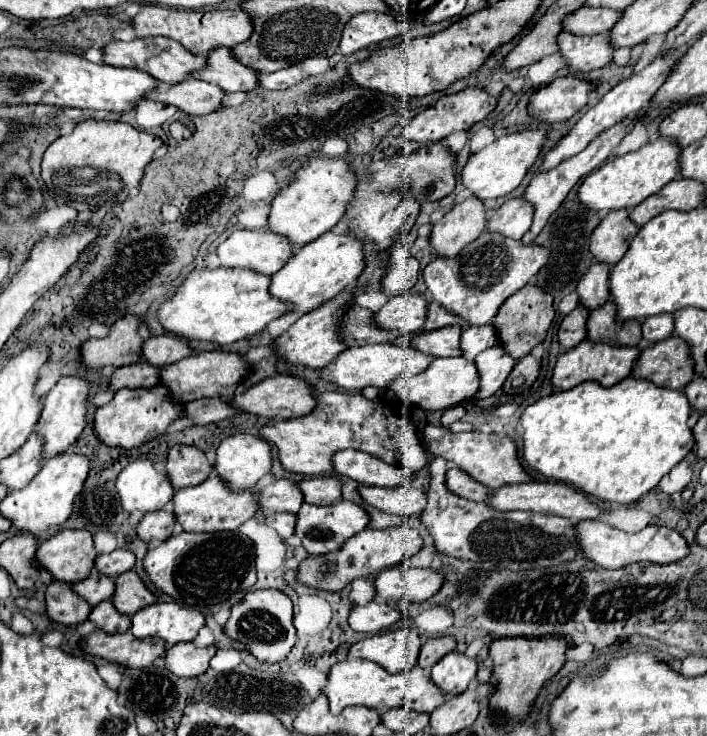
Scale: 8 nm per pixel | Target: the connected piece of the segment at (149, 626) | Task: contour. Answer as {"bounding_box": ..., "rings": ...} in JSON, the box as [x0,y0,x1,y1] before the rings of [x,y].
{"bounding_box":[131,602,205,644],"rings":[[[157,602],[141,608],[131,618],[131,632],[135,638],[157,636],[167,644],[191,642],[201,626],[205,616],[198,608],[183,608],[175,602]]]}

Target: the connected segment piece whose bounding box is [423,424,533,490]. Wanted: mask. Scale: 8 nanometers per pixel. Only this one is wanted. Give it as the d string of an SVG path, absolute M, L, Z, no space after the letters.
M427 424L423 430L423 444L435 456L441 456L447 462L453 462L457 468L461 468L471 478L475 478L477 482L485 484L491 490L497 490L499 486L507 486L507 484L519 484L519 482L533 480L525 472L525 468L521 466L519 456L517 456L517 444L509 436L485 434L485 432L455 434L455 432L449 432L445 428L437 428L437 426Z

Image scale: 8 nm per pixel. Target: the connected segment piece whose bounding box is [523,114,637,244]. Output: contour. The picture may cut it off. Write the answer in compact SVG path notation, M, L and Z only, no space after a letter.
M633 114L631 118L625 118L623 122L619 122L619 126L611 126L611 130L605 130L605 134L599 134L599 138L595 138L595 142L591 142L591 146L587 146L583 152L579 152L579 154L567 158L567 162L561 162L559 166L555 166L555 168L551 168L551 170L545 170L545 172L535 174L535 178L531 180L531 184L529 184L529 188L527 188L525 196L523 196L523 198L527 198L529 202L533 202L533 206L535 206L533 226L531 226L529 232L523 236L523 242L525 242L525 244L531 244L531 242L537 238L537 234L543 230L547 218L561 206L561 202L567 198L567 194L571 192L571 188L573 188L583 176L591 174L595 168L599 168L599 166L609 158L611 150L613 150L635 126L637 126L637 122L635 122L635 114Z

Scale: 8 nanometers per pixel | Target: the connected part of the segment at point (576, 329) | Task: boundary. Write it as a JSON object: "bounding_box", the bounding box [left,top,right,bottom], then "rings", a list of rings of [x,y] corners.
{"bounding_box":[557,304,589,350],"rings":[[[579,304],[573,312],[569,312],[563,318],[559,332],[557,332],[561,346],[565,346],[569,350],[587,336],[587,316],[589,316],[589,310],[583,304]]]}

